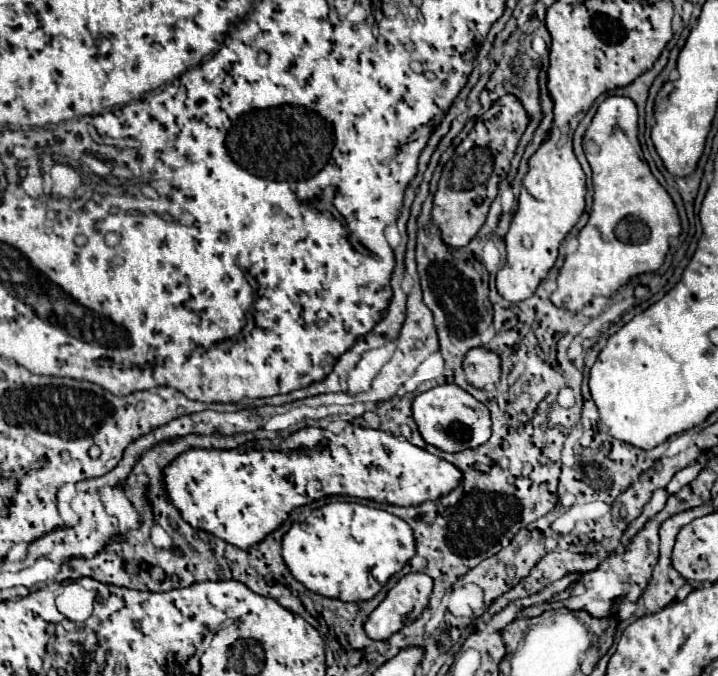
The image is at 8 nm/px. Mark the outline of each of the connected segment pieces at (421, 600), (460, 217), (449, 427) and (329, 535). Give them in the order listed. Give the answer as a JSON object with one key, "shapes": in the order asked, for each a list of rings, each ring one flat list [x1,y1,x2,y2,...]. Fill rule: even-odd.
{"shapes":[[[406,574,400,578,380,602,380,606,364,622,364,630,372,640,386,640,398,632,416,612,416,618,428,604,430,598,430,576]],[[508,94,496,100,496,104,492,104,492,108,476,120,470,134,456,148,454,152,456,166,454,170,448,172,446,180,440,182,432,206,432,224,440,228,440,236,448,246,452,248,466,246,482,228,488,208,498,194,498,182,508,172,510,160,526,126,528,126,526,110,516,100,516,96]],[[456,384,436,386,422,392,412,402,412,416,426,444,440,448,442,452,462,452,482,446,490,438,490,412,488,408,470,396]],[[330,502,314,510,314,524,294,522,290,530,282,536,282,558,292,572,292,576,304,584,310,592,338,598,342,602,362,602,374,598,392,574,398,572,398,562,404,564,414,556,414,536,412,528,398,516,386,510,370,508,356,502]]]}

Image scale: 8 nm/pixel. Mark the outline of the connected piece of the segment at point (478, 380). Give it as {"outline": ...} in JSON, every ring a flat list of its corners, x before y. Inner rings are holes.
{"outline":[[472,348,464,358,464,374,474,388,500,382,500,358,486,348]]}

